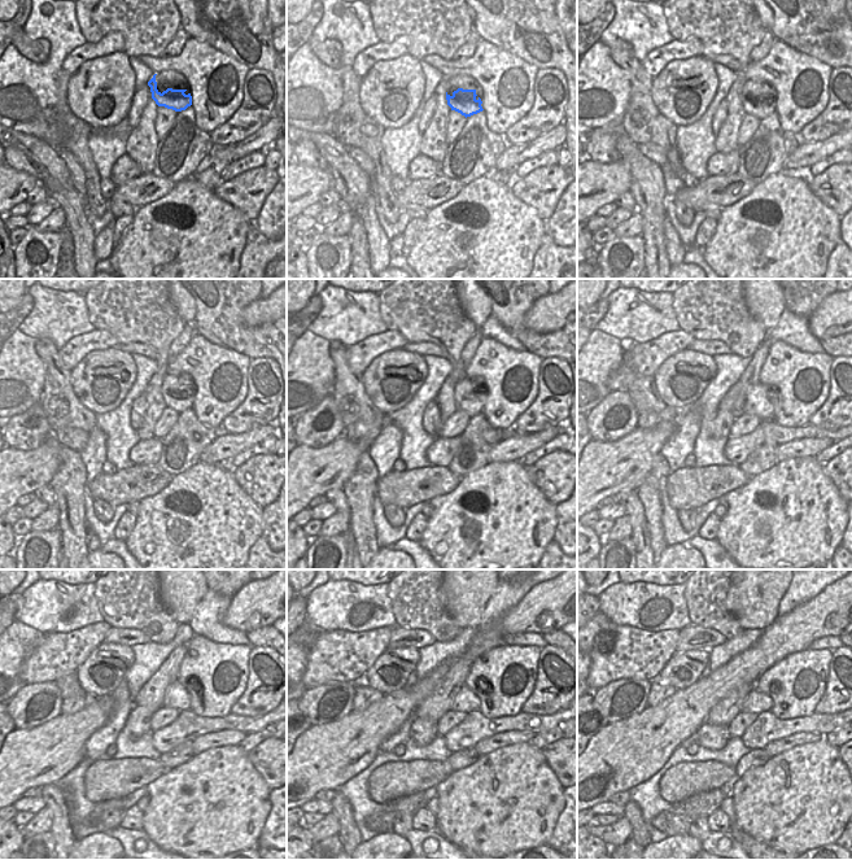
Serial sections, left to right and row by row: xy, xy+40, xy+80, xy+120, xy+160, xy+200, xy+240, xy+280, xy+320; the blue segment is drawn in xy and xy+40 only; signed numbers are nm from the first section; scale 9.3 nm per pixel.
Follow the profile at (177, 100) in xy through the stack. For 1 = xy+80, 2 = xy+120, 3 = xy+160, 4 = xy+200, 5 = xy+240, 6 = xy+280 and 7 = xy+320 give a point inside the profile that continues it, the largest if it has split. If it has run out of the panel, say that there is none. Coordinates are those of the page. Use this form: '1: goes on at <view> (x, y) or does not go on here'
1: goes on at xy+80 (754, 101)
2: goes on at xy+120 (174, 393)
3: goes on at xy+160 (467, 398)
4: goes on at xy+200 (757, 401)
5: goes on at xy+240 (177, 695)
6: goes on at xy+280 (466, 701)
7: goes on at xy+320 (756, 702)

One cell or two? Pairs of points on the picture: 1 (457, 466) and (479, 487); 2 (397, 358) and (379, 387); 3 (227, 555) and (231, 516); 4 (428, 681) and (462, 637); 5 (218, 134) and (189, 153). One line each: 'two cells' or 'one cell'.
1: two cells
2: one cell
3: one cell
4: two cells
5: two cells

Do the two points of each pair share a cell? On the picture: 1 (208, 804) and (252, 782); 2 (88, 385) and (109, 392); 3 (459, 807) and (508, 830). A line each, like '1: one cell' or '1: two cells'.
1: one cell
2: one cell
3: one cell

